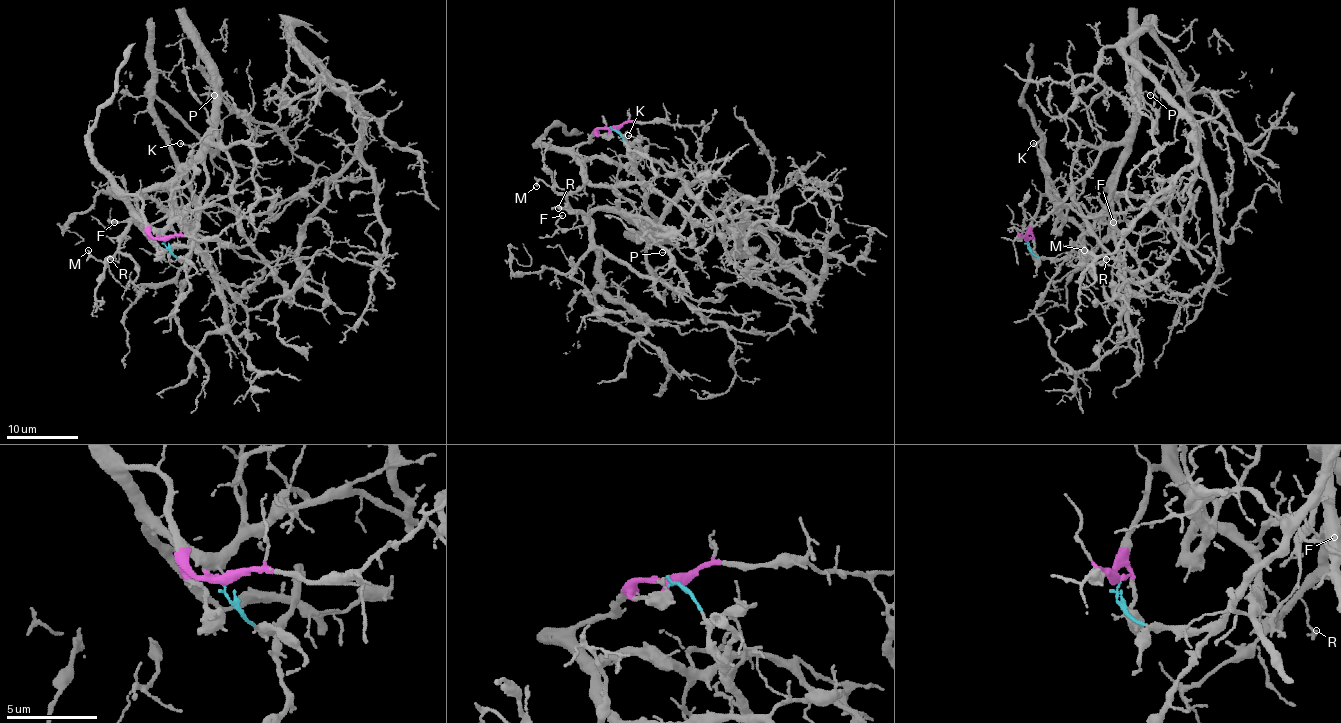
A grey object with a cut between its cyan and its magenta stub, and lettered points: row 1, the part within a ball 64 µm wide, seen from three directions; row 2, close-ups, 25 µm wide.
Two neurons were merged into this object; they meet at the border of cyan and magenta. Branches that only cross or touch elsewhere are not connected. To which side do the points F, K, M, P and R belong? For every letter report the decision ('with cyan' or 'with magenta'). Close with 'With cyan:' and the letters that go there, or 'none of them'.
F: with cyan
K: with magenta
M: with cyan
P: with cyan
R: with cyan
With cyan: F, M, P, R

